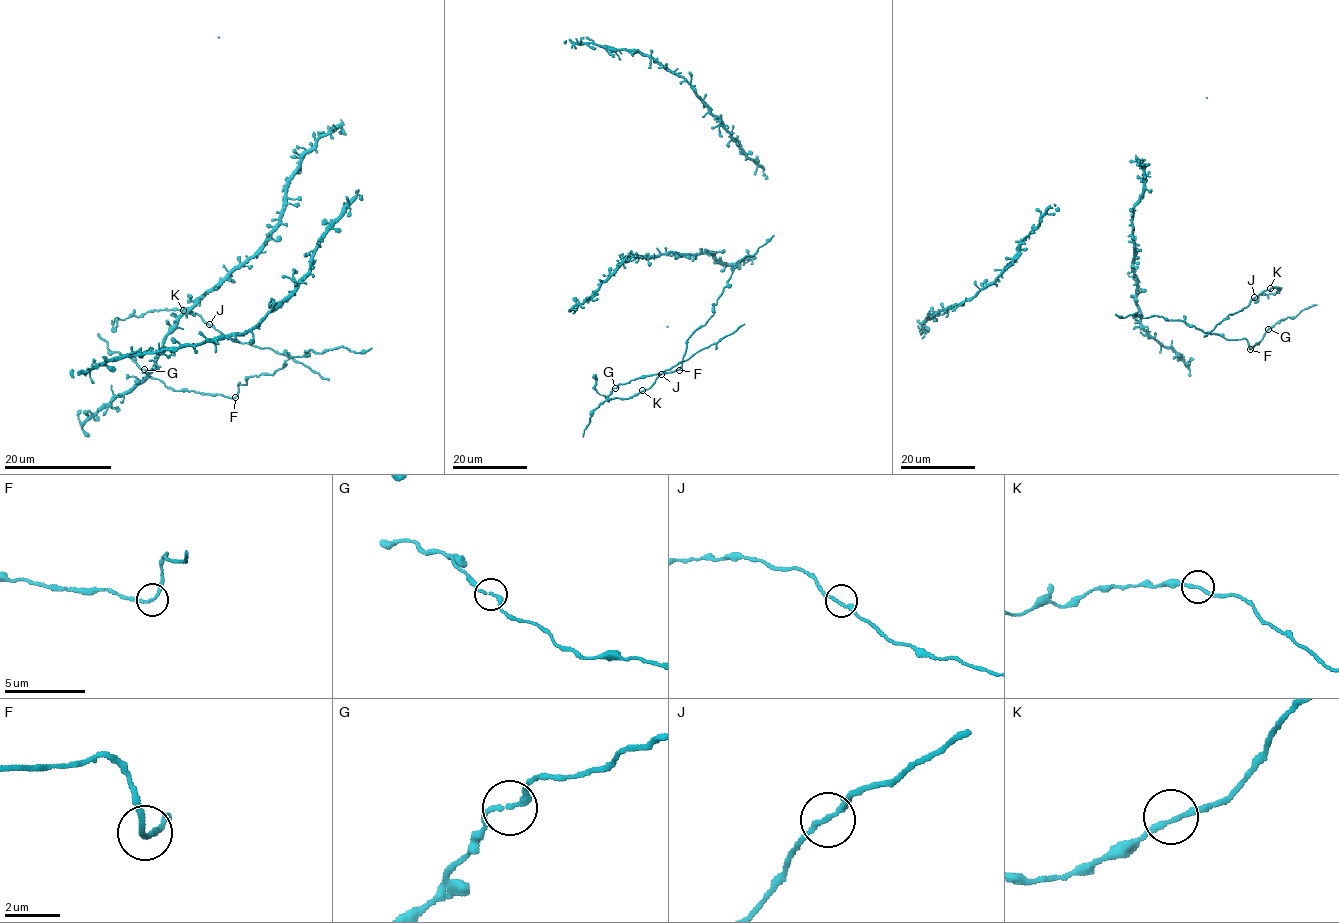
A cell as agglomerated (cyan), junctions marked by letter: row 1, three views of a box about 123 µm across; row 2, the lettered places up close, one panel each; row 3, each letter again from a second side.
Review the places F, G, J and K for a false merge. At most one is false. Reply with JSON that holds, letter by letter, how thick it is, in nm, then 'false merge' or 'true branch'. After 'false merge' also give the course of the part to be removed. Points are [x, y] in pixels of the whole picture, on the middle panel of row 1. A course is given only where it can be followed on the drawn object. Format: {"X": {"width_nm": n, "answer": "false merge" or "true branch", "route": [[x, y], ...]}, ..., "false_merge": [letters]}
{"F": {"width_nm": 180, "answer": "true branch"}, "G": {"width_nm": 200, "answer": "true branch"}, "J": {"width_nm": 180, "answer": "true branch"}, "K": {"width_nm": 200, "answer": "true branch"}, "false_merge": []}

